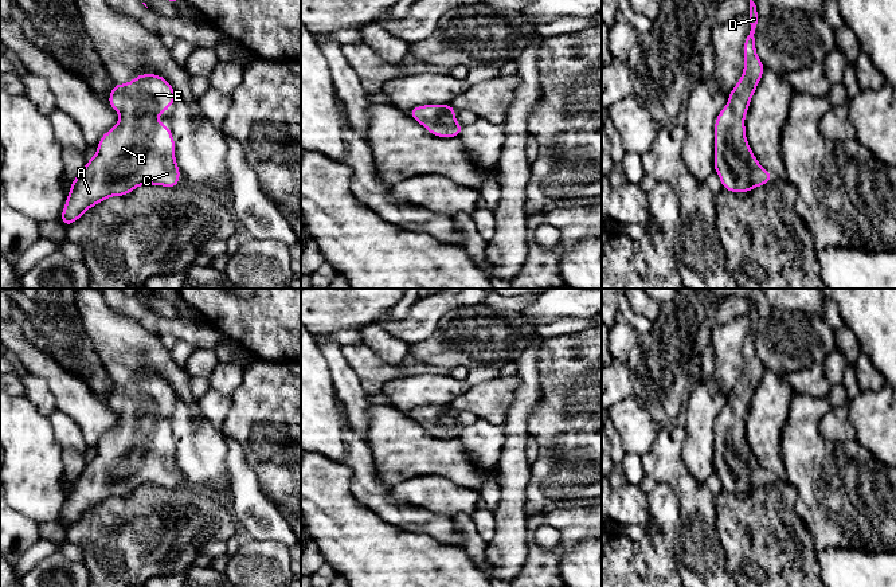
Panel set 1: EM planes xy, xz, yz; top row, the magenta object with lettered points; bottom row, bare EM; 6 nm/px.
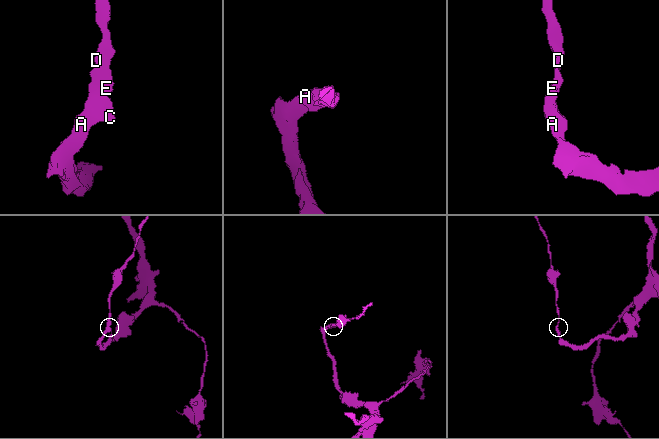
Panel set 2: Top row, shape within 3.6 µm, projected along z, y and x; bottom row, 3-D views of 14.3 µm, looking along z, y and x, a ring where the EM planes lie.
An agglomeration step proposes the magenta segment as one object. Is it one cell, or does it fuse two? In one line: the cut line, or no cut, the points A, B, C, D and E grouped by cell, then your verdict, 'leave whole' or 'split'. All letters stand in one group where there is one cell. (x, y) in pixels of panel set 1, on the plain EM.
cut none; groups A B C D E; leave whole

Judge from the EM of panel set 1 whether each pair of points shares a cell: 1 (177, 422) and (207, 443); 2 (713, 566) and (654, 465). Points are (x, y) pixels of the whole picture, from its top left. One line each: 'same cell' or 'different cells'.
1: same cell
2: same cell

